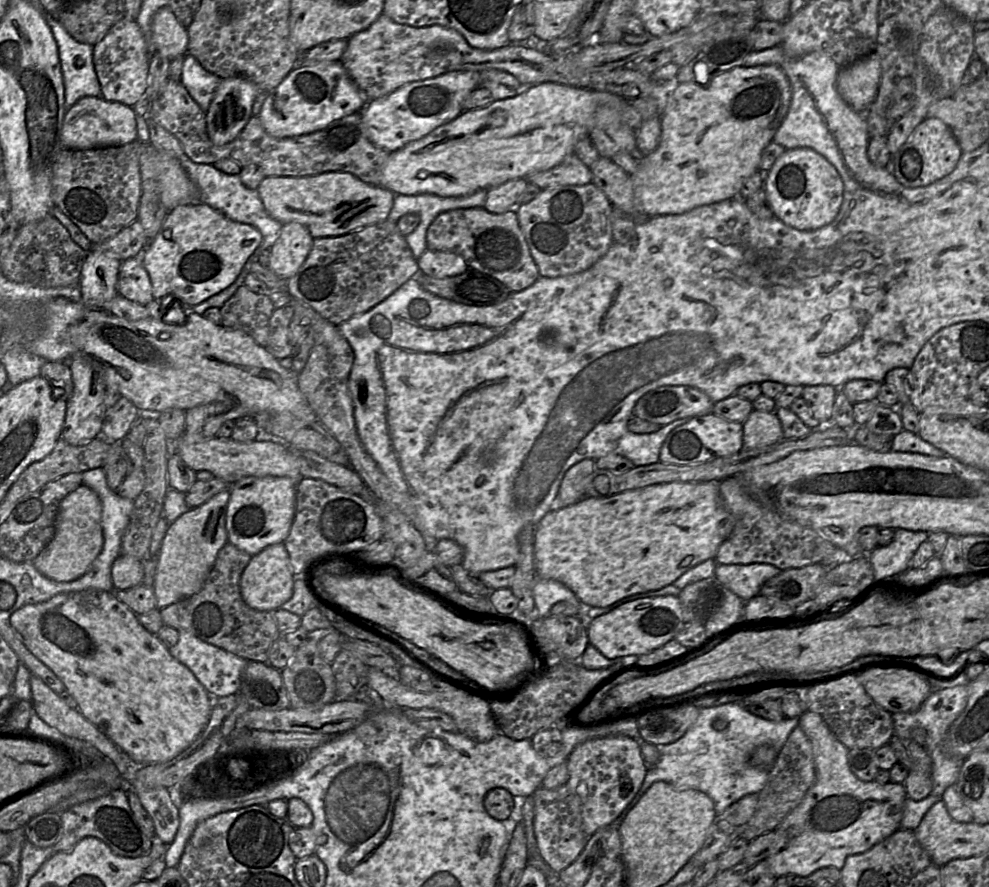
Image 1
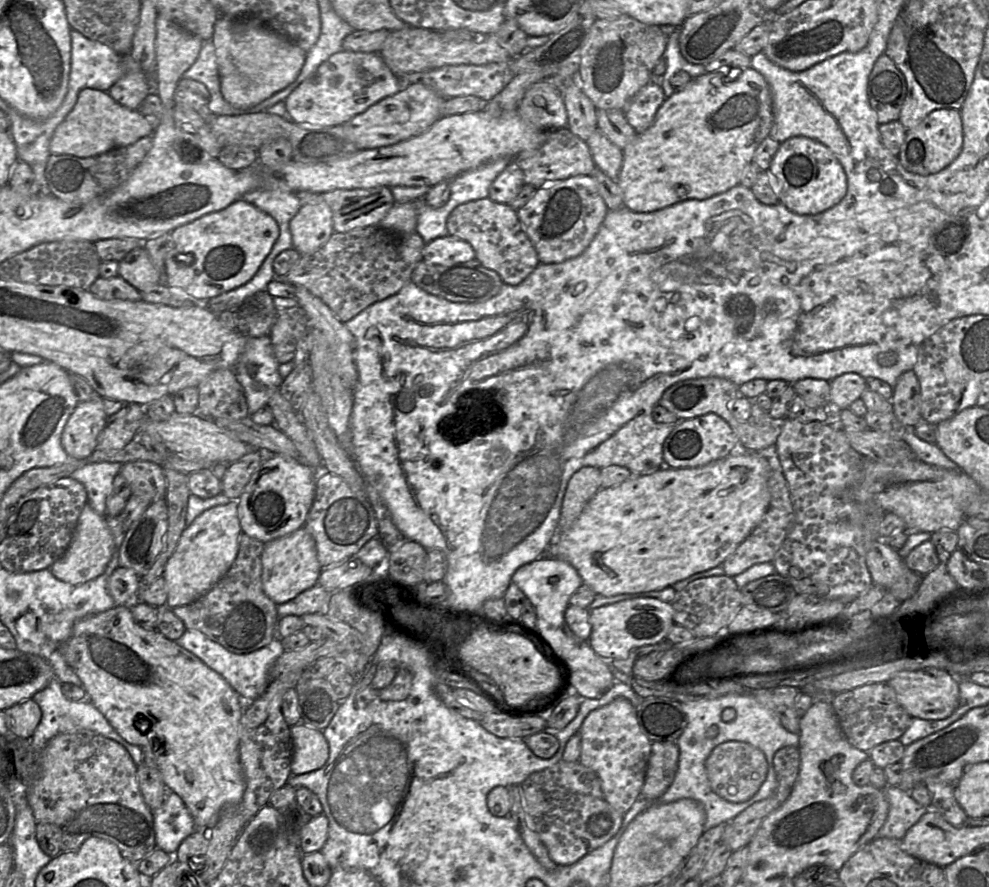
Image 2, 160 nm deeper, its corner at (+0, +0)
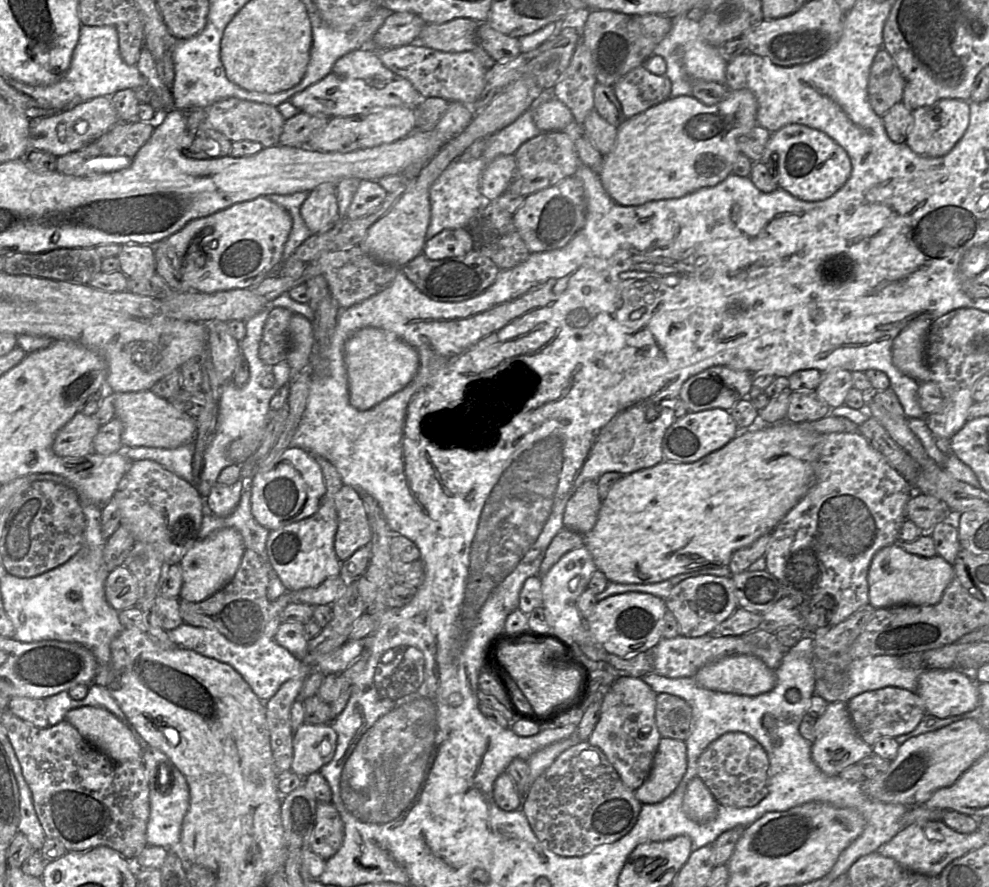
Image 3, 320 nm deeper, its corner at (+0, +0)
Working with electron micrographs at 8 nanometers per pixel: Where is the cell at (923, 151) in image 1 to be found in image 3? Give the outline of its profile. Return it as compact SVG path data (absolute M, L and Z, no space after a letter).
M941 99L919 107L912 112L912 123L905 143L916 154L924 157L942 157L960 141L969 125L969 102L959 99Z

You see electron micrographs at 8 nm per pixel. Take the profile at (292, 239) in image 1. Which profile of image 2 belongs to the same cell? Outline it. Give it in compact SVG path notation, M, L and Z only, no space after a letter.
M324 203L301 205L289 222L292 248L300 255L311 254L334 233L332 211Z

